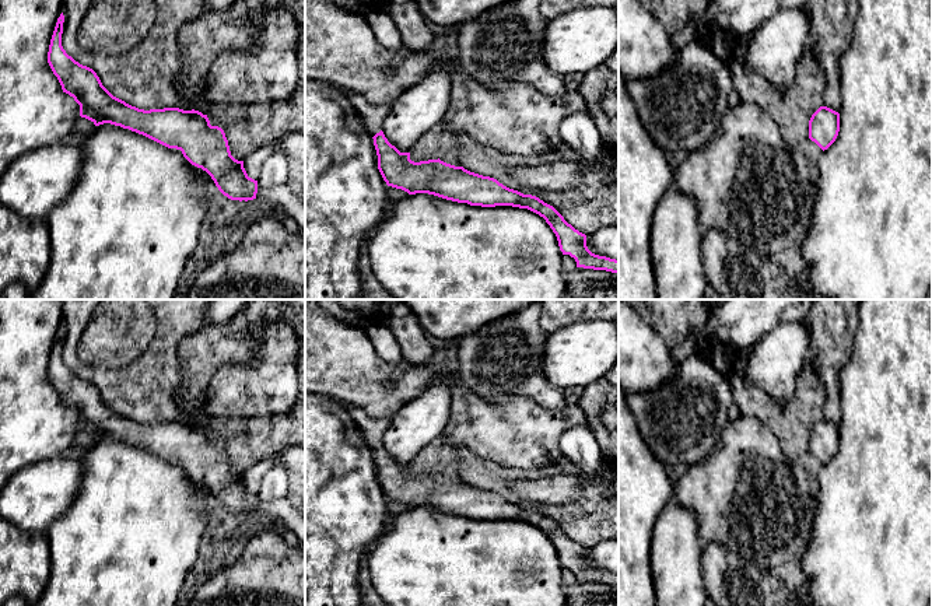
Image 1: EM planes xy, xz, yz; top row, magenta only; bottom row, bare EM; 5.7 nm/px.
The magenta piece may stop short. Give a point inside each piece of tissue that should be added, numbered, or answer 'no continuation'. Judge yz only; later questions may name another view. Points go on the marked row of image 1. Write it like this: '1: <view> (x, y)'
no continuation

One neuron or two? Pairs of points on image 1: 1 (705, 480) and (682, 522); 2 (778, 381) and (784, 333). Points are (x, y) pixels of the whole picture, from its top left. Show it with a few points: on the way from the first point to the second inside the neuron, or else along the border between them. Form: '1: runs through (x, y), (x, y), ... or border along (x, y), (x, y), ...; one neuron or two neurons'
1: border along (675, 497), (694, 515), (697, 538), (700, 540); two neurons
2: runs through (778, 370), (778, 357), (784, 344); one neuron

